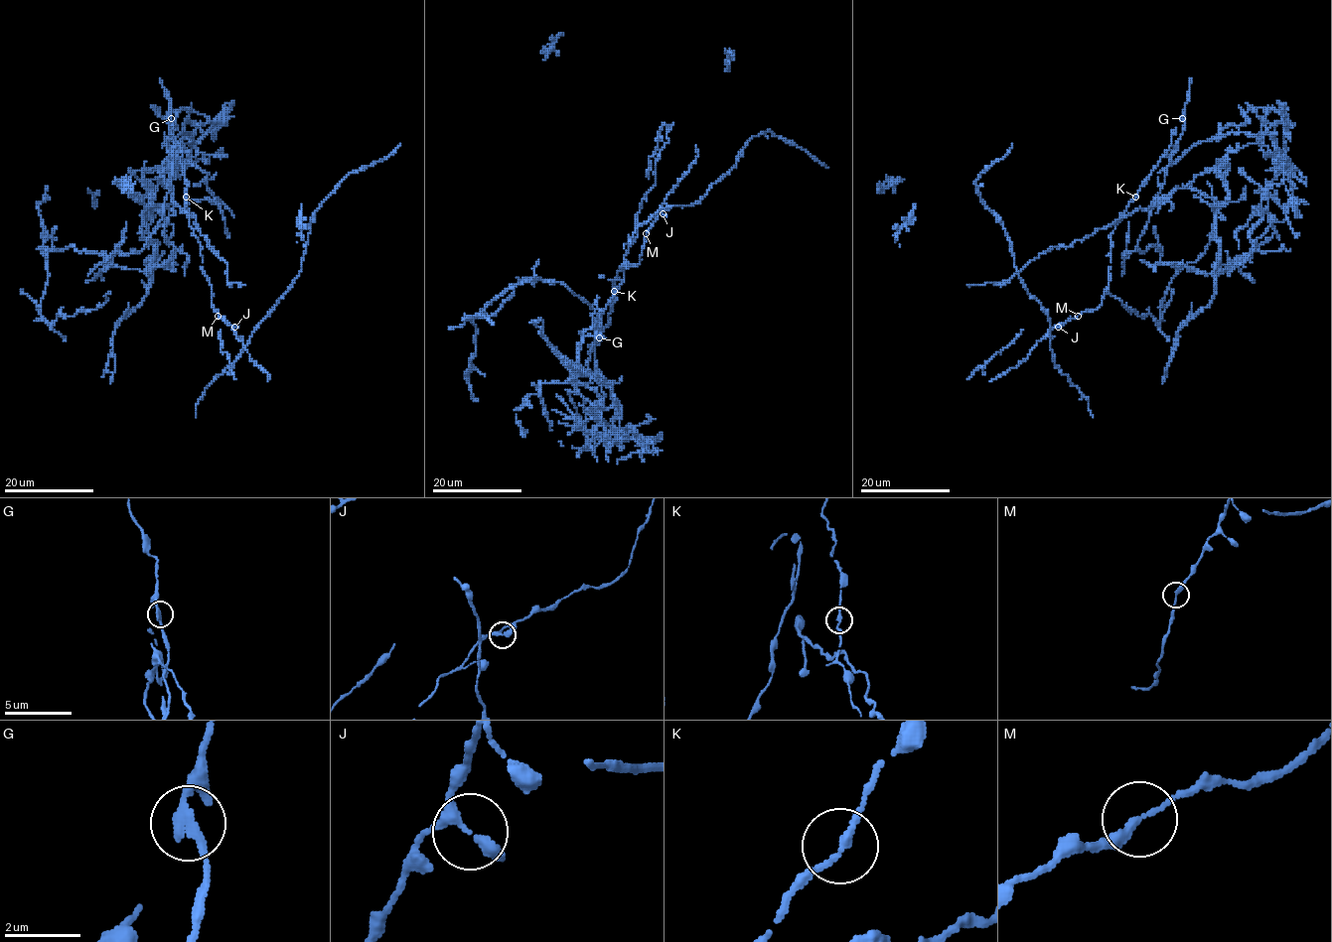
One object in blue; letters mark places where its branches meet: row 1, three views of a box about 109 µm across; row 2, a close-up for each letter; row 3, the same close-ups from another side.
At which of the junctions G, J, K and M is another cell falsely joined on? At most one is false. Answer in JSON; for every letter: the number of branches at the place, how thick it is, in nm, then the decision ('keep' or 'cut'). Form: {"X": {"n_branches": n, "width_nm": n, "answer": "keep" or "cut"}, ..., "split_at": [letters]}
{"G": {"n_branches": 2, "width_nm": 240, "answer": "cut"}, "J": {"n_branches": 2, "width_nm": 320, "answer": "keep"}, "K": {"n_branches": 2, "width_nm": 200, "answer": "keep"}, "M": {"n_branches": 2, "width_nm": 240, "answer": "keep"}, "split_at": ["G"]}

